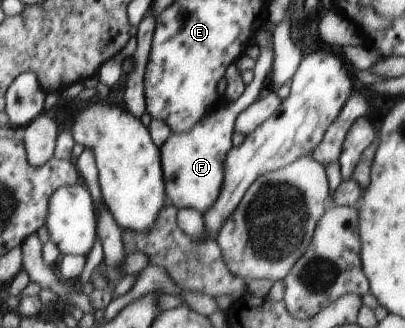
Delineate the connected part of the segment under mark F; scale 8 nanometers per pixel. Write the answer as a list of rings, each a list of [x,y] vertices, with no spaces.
[[[259,47],[259,55],[252,69],[253,77],[249,85],[246,85],[245,93],[237,101],[211,111],[209,117],[204,117],[199,124],[193,125],[193,129],[189,129],[187,133],[171,133],[160,147],[169,203],[174,203],[179,209],[191,208],[203,213],[216,205],[221,189],[224,189],[225,165],[229,151],[234,147],[232,128],[235,127],[240,113],[261,96],[261,90],[265,87],[271,71],[272,59],[271,47]]]

